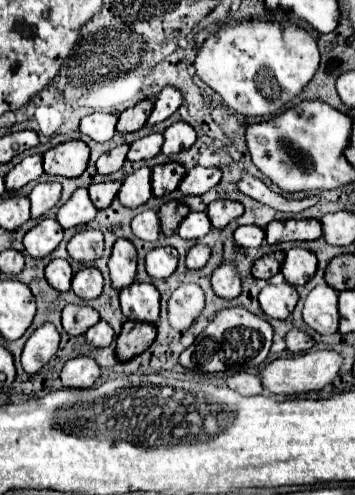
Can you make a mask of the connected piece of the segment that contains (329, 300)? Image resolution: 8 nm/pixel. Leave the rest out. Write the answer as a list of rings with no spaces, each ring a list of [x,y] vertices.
[[[318,284],[304,302],[304,322],[320,334],[338,332],[338,292],[328,284]]]

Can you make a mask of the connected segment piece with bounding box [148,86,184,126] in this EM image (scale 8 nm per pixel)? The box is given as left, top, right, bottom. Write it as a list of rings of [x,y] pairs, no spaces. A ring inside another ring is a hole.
[[[166,86],[160,94],[158,94],[158,100],[154,102],[154,110],[148,118],[148,124],[156,124],[156,122],[162,122],[166,118],[170,118],[178,108],[180,104],[184,102],[182,94],[178,88],[172,88],[172,86]]]

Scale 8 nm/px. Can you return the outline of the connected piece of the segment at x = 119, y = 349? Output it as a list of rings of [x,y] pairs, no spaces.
[[[126,322],[116,342],[116,354],[120,360],[130,360],[142,354],[156,338],[156,324]]]

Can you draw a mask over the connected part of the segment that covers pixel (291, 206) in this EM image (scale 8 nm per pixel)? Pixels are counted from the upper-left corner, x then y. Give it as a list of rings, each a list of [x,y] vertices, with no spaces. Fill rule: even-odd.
[[[244,174],[244,178],[238,182],[238,188],[242,194],[246,194],[246,196],[262,202],[262,204],[268,204],[280,212],[302,212],[302,210],[306,210],[318,202],[318,196],[304,198],[304,200],[288,200],[288,198],[272,192],[262,180],[258,180],[250,174]]]

